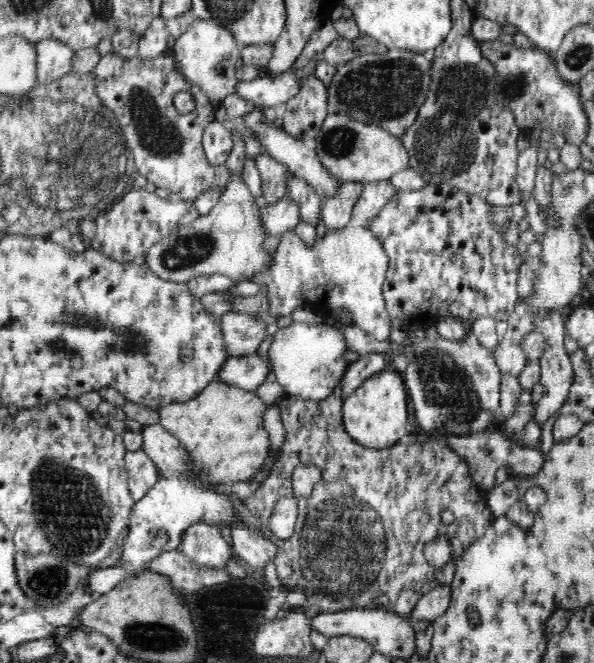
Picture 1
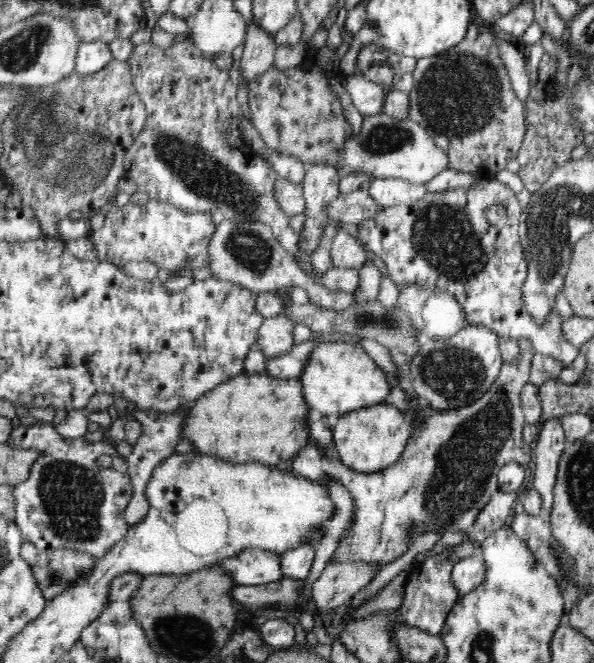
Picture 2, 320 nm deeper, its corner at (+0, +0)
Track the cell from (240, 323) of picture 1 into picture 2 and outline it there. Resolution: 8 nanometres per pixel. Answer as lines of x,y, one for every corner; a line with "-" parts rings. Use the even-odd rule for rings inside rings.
284,315
265,318
259,329
260,344
268,357
284,356
296,346
294,331
296,321

